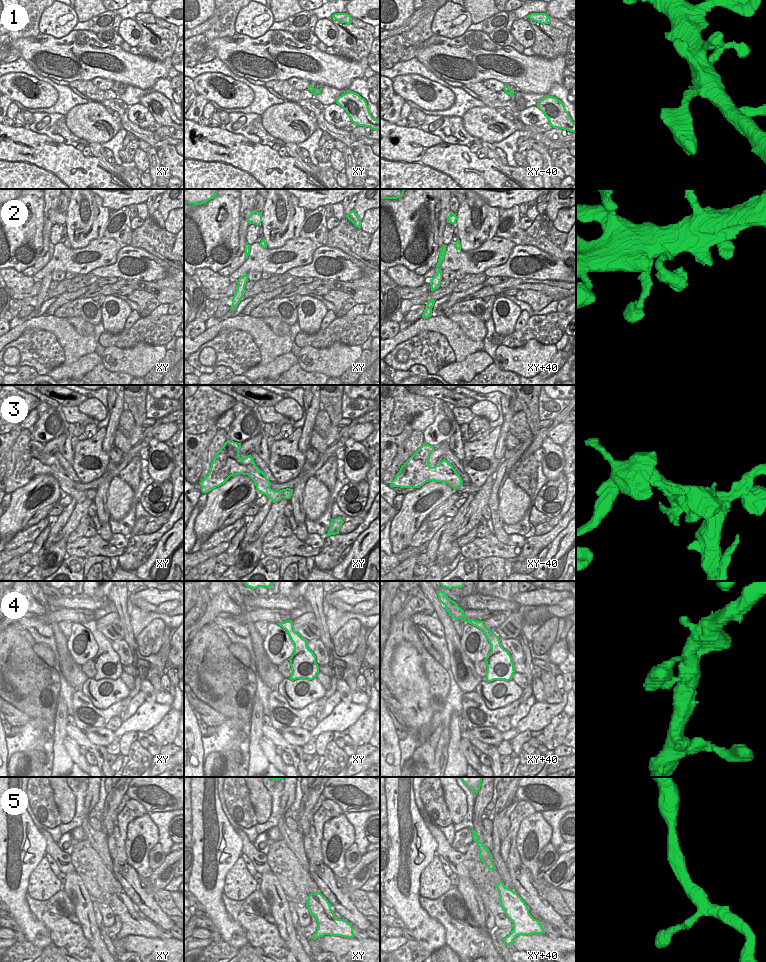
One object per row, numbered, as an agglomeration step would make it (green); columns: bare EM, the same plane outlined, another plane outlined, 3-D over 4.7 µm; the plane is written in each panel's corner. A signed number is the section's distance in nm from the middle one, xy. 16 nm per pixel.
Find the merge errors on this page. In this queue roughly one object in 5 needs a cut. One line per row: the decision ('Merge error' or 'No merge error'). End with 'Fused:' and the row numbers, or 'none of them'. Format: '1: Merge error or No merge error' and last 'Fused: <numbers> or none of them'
1: No merge error
2: No merge error
3: No merge error
4: No merge error
5: No merge error
Fused: none of them

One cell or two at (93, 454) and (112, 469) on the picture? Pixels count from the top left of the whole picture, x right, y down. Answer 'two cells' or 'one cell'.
two cells

